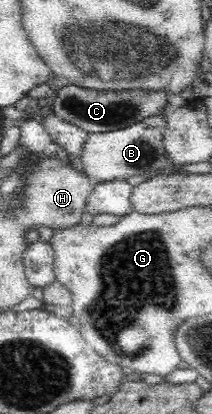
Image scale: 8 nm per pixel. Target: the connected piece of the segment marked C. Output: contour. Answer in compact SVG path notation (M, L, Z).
M66 85L58 89L54 100L54 113L61 120L82 128L86 133L97 134L130 128L150 116L158 116L168 106L168 93L164 90L94 90L77 85Z

